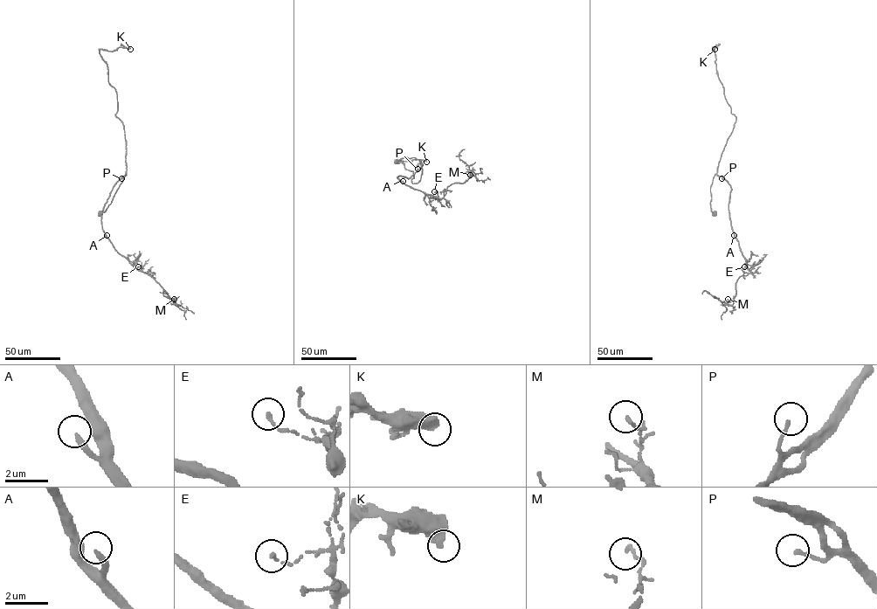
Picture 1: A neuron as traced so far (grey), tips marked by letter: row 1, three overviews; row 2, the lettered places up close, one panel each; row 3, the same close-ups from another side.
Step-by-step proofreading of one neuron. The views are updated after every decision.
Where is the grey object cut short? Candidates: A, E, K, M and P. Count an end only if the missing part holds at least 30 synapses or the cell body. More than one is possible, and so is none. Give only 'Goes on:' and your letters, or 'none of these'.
Goes on: A, K

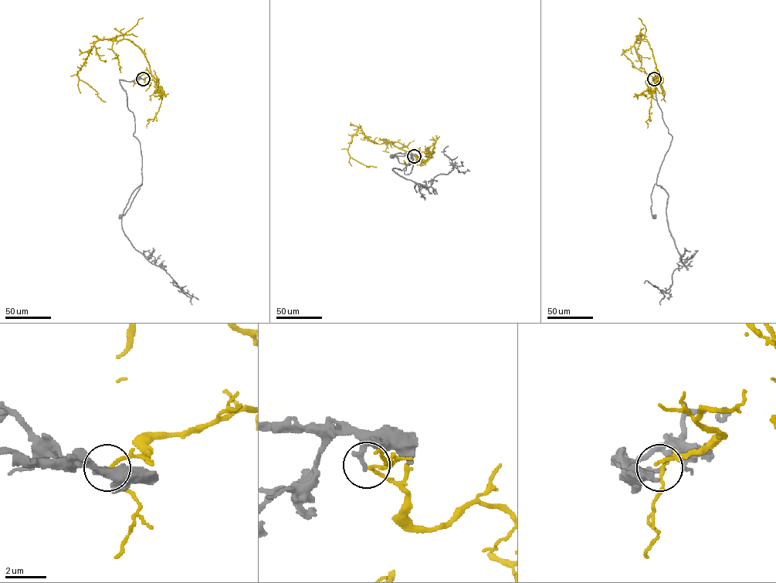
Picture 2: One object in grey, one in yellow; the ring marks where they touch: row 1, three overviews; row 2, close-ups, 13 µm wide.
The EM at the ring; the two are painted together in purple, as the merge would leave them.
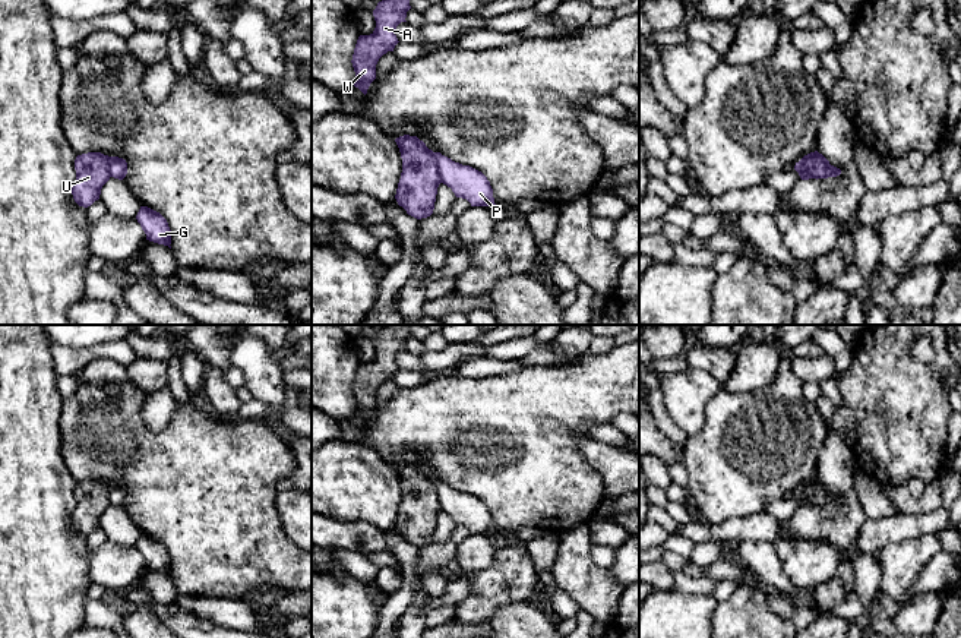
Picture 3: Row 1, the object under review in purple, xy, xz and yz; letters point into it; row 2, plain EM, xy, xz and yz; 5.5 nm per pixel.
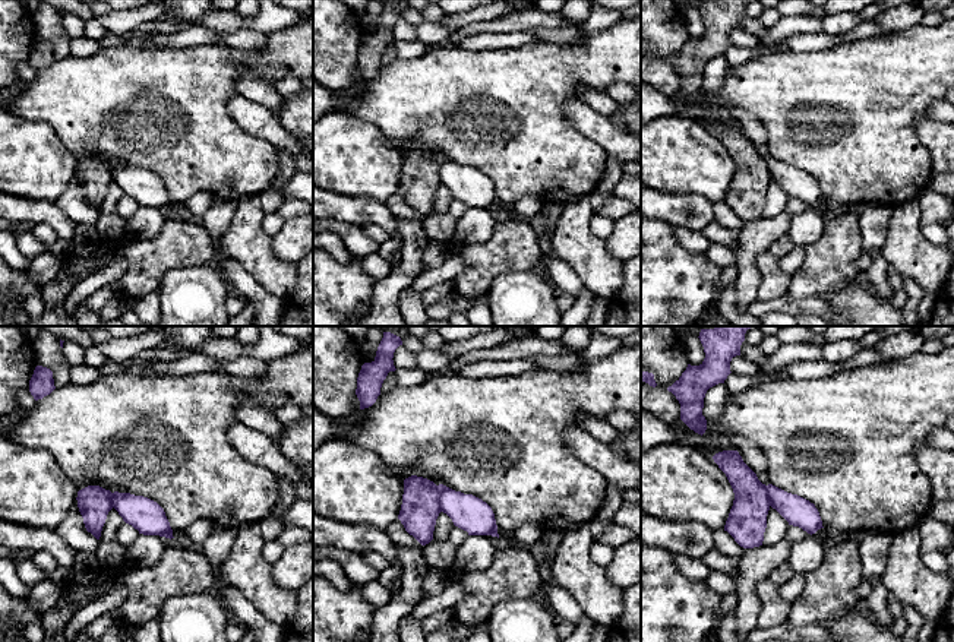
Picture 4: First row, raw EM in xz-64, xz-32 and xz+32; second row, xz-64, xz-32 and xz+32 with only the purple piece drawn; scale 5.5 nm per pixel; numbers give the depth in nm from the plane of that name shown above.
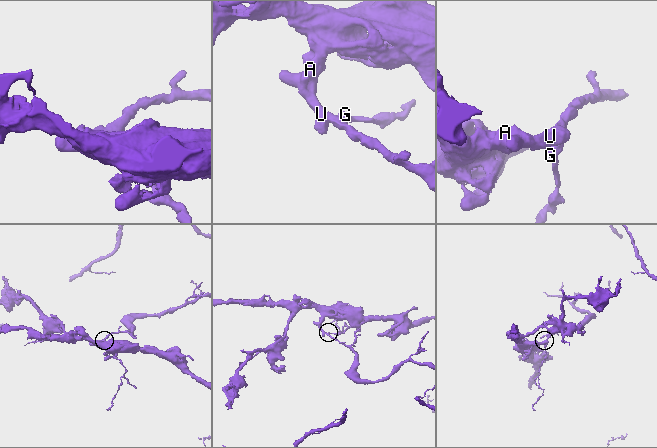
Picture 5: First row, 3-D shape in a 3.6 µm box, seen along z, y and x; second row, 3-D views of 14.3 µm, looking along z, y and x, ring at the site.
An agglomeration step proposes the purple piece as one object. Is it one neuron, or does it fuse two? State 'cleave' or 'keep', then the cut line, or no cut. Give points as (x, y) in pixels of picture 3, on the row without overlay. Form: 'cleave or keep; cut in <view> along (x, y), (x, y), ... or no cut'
cleave; cut in xz along (433, 480), (442, 509)

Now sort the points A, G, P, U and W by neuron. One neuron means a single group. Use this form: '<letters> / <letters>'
A U W / G P

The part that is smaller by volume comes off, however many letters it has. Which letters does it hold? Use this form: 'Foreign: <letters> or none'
Foreign: G, P

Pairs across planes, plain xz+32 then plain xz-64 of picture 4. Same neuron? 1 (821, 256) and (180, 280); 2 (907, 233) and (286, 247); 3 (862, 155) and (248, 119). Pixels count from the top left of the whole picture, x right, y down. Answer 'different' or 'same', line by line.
1: different
2: different
3: different

